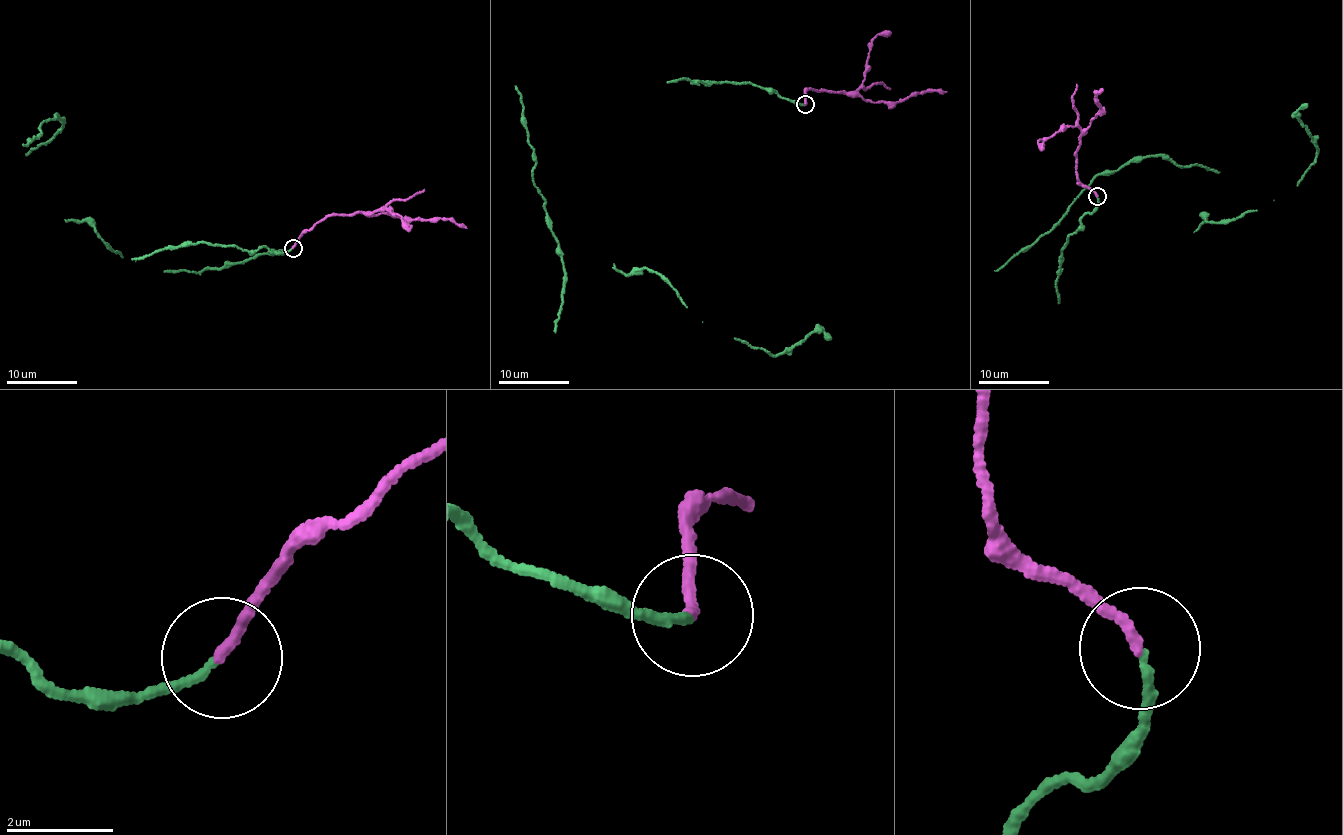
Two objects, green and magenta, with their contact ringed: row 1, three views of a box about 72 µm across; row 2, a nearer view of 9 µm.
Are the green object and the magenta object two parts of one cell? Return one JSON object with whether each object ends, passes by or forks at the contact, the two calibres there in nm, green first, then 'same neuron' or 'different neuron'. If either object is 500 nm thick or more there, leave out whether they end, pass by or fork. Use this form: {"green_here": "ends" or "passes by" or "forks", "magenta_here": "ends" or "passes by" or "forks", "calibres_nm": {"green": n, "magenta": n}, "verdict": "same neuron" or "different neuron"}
{"green_here": "ends", "magenta_here": "ends", "calibres_nm": {"green": 140, "magenta": 200}, "verdict": "same neuron"}

